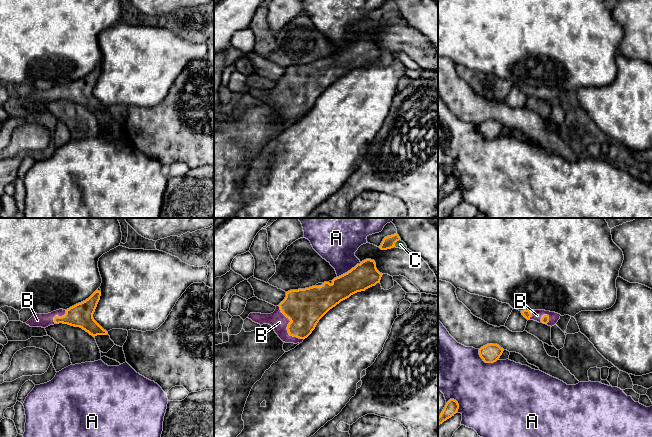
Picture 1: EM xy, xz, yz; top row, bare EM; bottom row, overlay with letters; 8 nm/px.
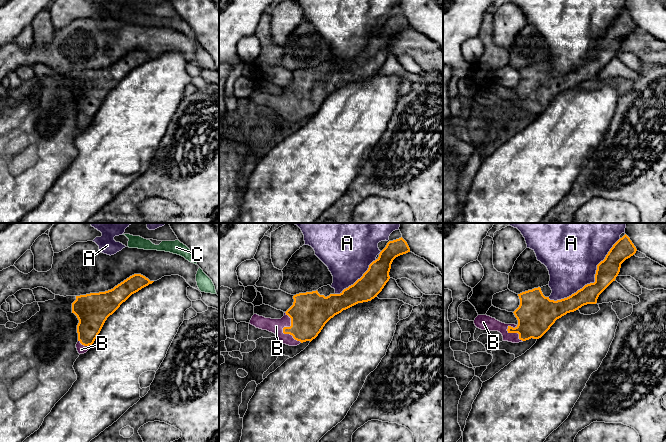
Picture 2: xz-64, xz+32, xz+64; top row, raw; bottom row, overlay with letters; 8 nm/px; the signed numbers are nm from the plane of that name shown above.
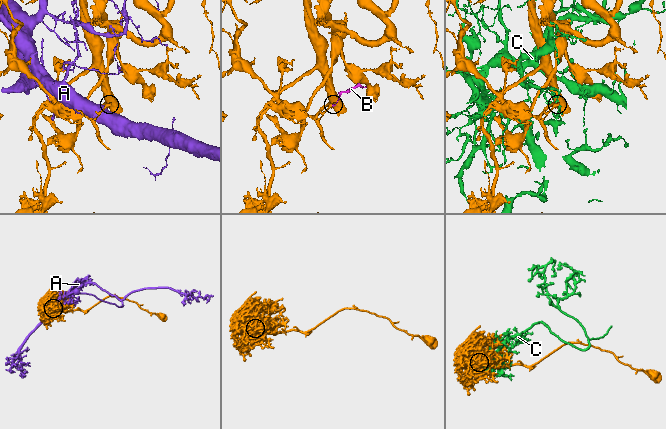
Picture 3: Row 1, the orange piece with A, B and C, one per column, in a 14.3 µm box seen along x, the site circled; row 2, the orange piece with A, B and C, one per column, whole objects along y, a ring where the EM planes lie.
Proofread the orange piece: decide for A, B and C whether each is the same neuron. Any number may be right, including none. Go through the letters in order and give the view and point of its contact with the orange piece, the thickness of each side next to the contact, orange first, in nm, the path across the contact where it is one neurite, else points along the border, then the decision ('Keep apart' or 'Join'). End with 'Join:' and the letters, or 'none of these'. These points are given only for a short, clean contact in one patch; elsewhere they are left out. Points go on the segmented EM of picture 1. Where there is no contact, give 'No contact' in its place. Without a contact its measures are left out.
A: Touches orange at yz (485, 362). Thickness 160 nm (orange) against 500 nm. Keep apart
B: Touches orange at xz (287, 327). Thickness 300 nm (orange) against 140 nm. Path across: xz (305, 307), (287, 327), (282, 322), (279, 322). Join
C: Touches orange at xz (396, 241). Thickness 100 nm (orange) against 70 nm. Keep apart
Join: B

